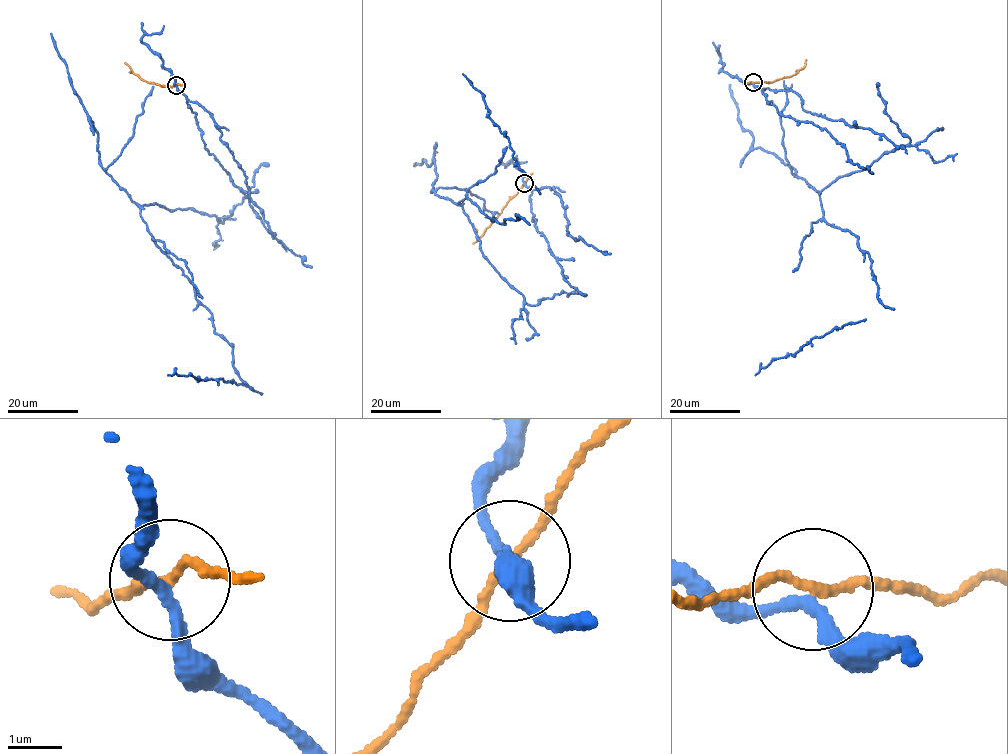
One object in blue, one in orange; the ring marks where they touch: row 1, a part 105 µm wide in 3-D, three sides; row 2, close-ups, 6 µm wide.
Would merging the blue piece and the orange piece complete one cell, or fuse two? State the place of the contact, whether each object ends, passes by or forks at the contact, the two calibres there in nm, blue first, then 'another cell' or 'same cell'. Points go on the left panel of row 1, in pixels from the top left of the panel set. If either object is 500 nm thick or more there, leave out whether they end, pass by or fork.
place (176, 85); blue passes by; orange passes by; calibres 200 and 150 nm; another cell

